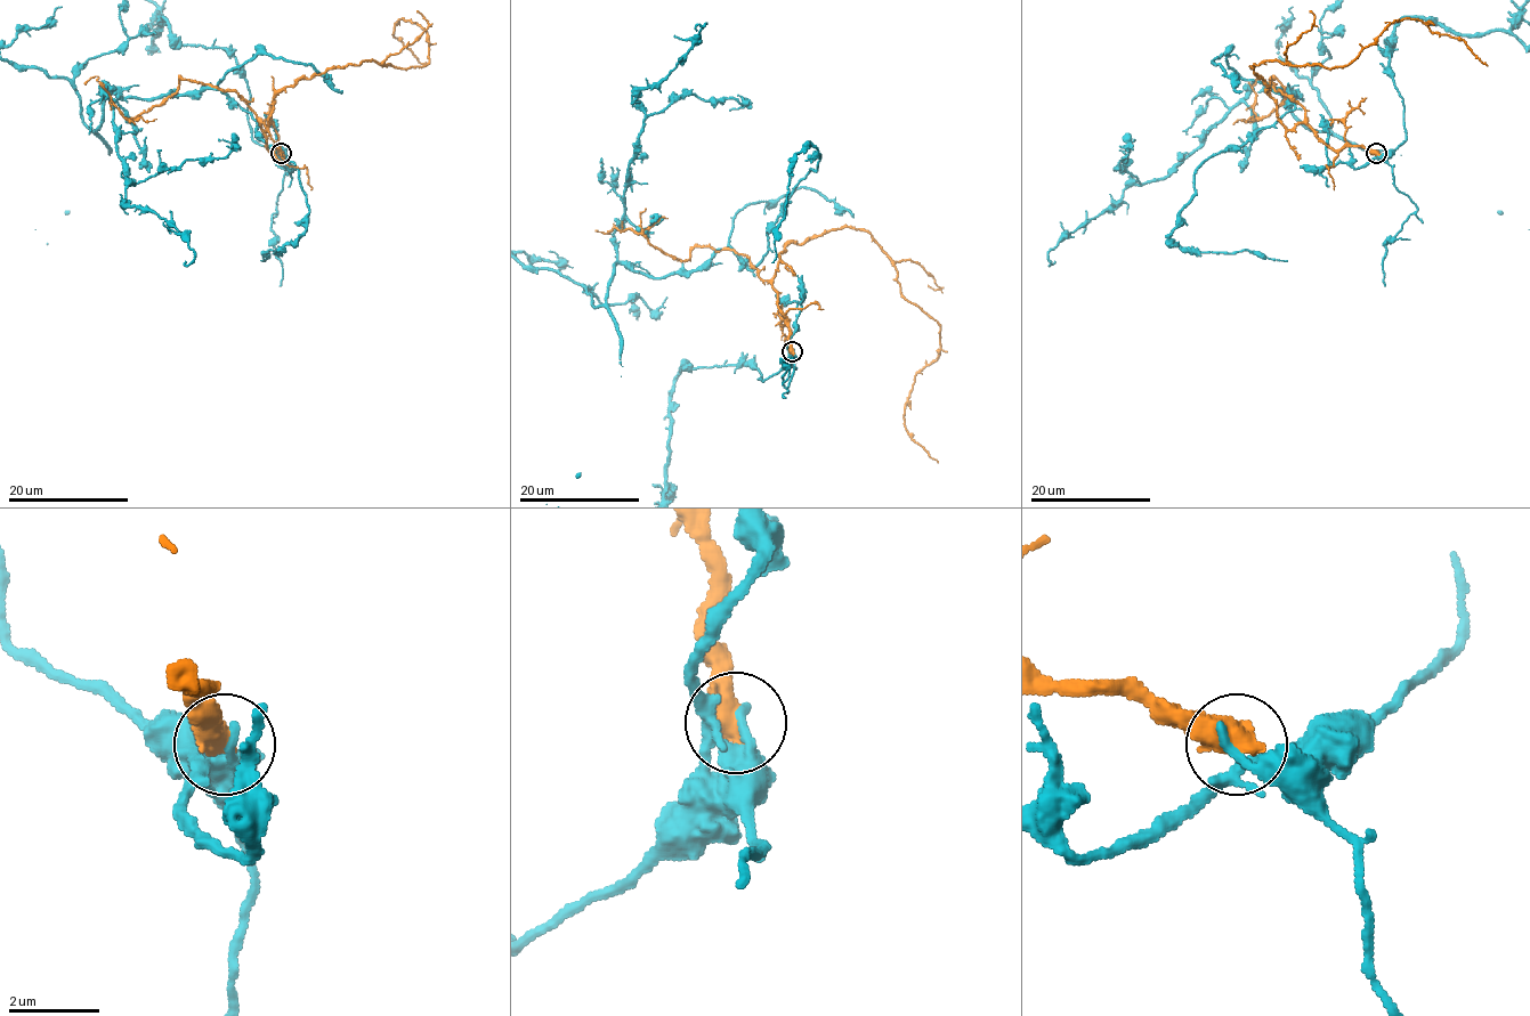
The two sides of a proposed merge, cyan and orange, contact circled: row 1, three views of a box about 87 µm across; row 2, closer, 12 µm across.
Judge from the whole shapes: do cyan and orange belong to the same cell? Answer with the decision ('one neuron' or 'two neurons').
two neurons

